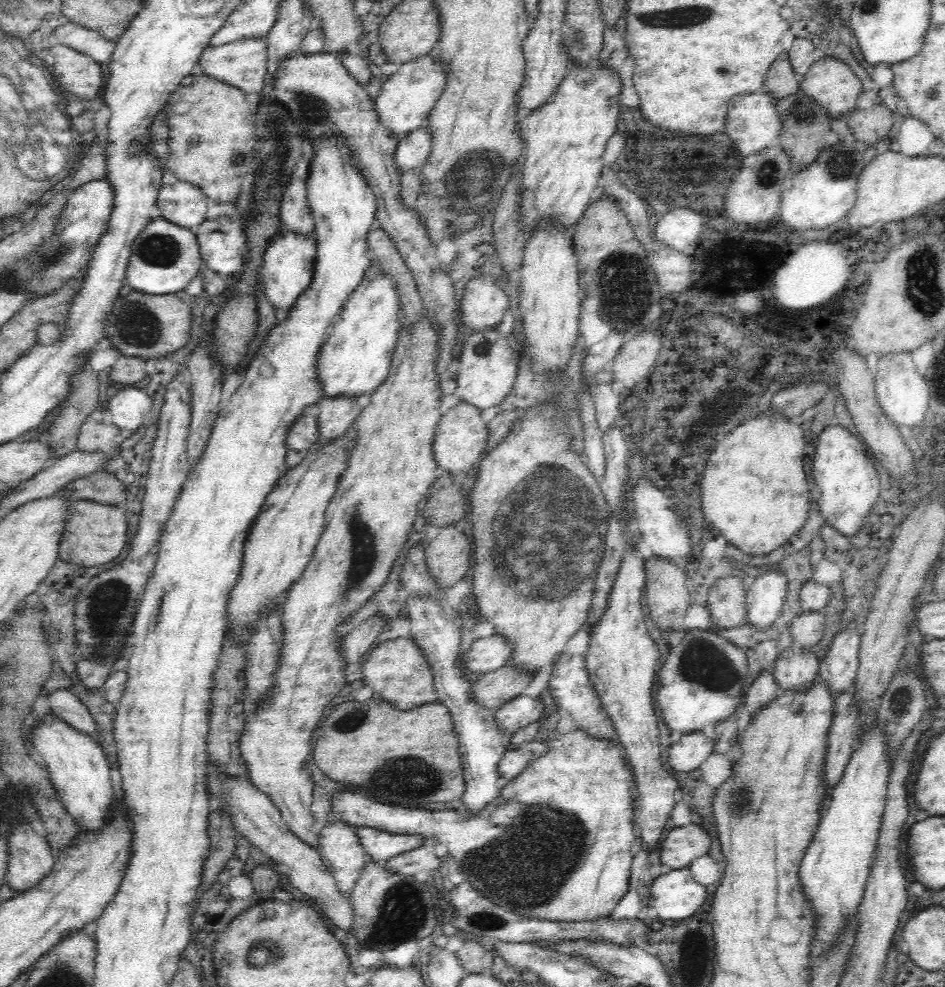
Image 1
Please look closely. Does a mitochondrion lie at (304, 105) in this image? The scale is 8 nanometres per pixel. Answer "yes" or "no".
yes

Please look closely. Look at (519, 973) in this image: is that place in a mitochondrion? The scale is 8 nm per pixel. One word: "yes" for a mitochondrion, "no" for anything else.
no

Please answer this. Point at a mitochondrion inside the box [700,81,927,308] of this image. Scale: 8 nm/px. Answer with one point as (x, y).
(841, 164)

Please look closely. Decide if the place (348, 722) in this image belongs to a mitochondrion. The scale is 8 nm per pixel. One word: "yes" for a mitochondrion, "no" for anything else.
yes

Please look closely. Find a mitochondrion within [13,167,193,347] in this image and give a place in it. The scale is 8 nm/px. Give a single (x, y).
(160, 250)

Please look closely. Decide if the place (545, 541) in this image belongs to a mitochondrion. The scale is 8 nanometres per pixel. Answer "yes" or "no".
yes

